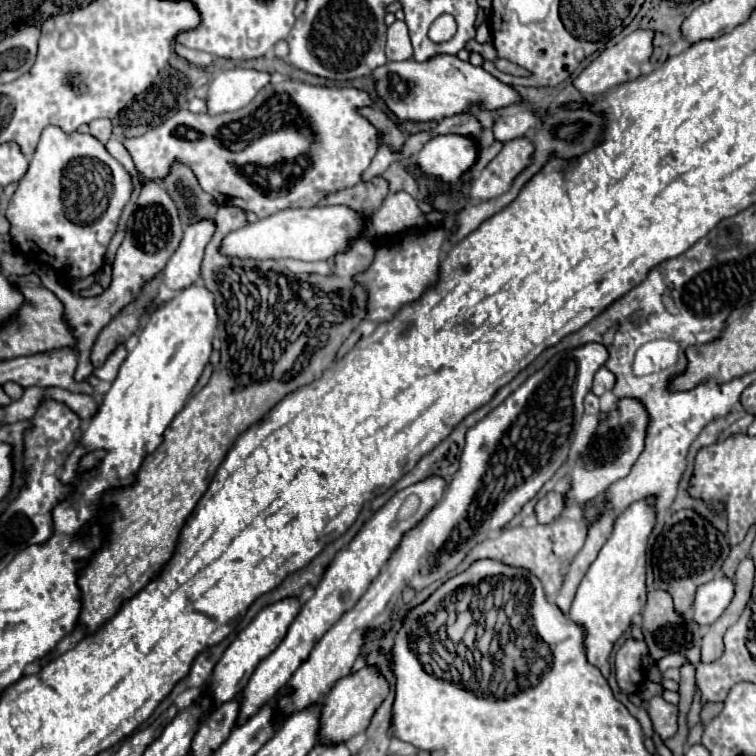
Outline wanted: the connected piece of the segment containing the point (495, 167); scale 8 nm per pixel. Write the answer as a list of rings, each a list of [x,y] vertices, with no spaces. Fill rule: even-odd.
[[[515,137],[503,143],[499,155],[487,163],[477,179],[471,181],[467,199],[491,199],[505,193],[511,187],[515,175],[529,165],[531,153],[533,145],[527,137]]]

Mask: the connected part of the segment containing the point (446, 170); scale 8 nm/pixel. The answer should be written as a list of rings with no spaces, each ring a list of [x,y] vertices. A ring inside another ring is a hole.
[[[439,135],[425,143],[417,155],[417,169],[425,177],[443,183],[455,183],[471,169],[477,159],[477,147],[471,137]]]

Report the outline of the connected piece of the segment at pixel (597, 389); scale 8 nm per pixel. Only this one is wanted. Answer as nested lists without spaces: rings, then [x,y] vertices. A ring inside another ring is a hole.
[[[601,367],[597,373],[595,373],[595,379],[593,379],[593,393],[595,395],[603,395],[605,391],[609,391],[609,389],[613,389],[613,385],[615,385],[615,375],[609,371],[609,369],[605,369],[605,367]]]

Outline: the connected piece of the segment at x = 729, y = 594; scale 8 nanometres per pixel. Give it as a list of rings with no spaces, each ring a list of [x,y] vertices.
[[[719,573],[711,583],[699,587],[695,595],[695,621],[699,625],[713,623],[729,607],[735,595],[735,583],[727,575]]]

